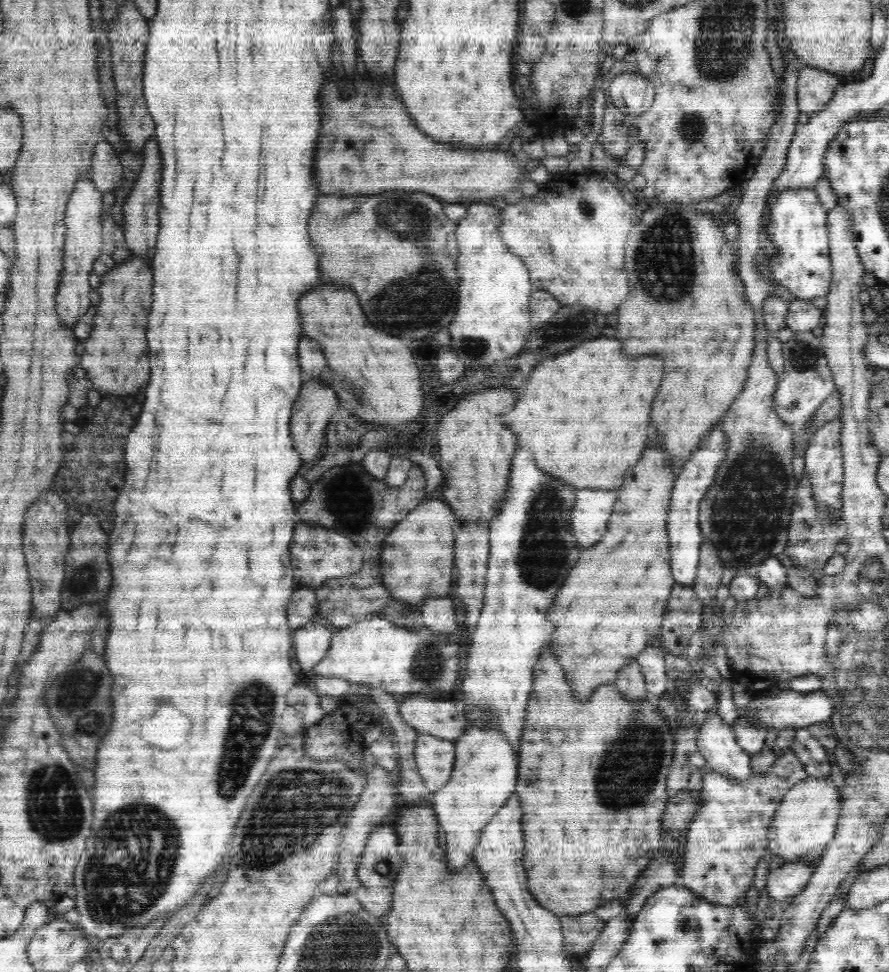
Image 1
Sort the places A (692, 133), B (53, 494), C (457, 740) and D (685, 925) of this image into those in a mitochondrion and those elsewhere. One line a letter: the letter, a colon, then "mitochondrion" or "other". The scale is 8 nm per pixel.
A: mitochondrion
B: other
C: other
D: other

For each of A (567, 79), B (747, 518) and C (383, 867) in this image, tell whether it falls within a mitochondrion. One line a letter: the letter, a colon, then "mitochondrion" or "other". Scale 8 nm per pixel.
A: other
B: mitochondrion
C: mitochondrion

